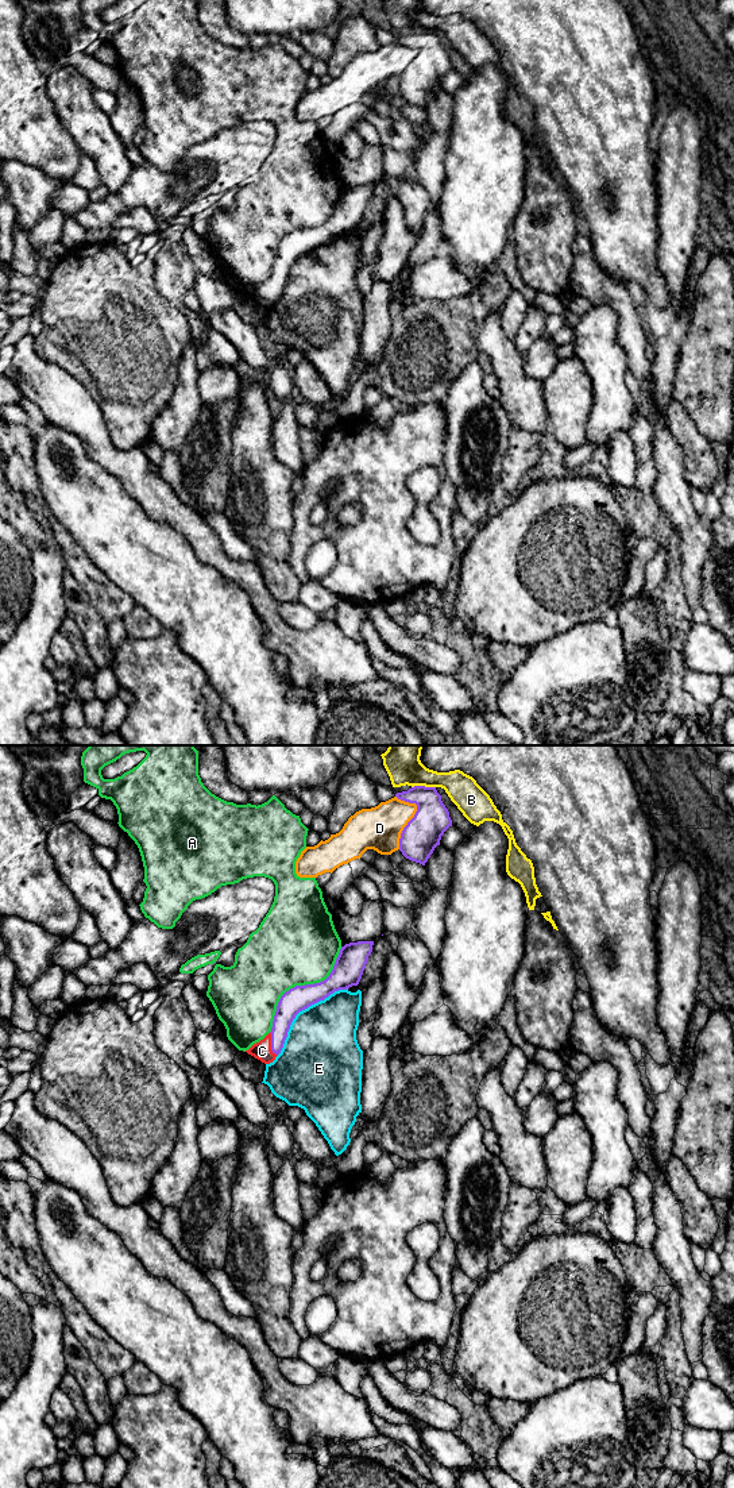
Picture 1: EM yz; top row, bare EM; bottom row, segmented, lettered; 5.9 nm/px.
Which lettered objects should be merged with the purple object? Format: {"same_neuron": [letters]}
{"same_neuron": ["C"]}

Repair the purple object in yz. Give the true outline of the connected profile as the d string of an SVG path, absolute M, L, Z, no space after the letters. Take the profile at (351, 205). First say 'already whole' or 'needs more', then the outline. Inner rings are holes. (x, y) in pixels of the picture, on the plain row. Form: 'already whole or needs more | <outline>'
needs more | M374 185L345 188L341 190L333 213L325 224L295 230L286 235L278 246L271 275L246 296L264 308L273 307L281 297L290 269L300 255L324 244L335 235L359 228L372 189Z

